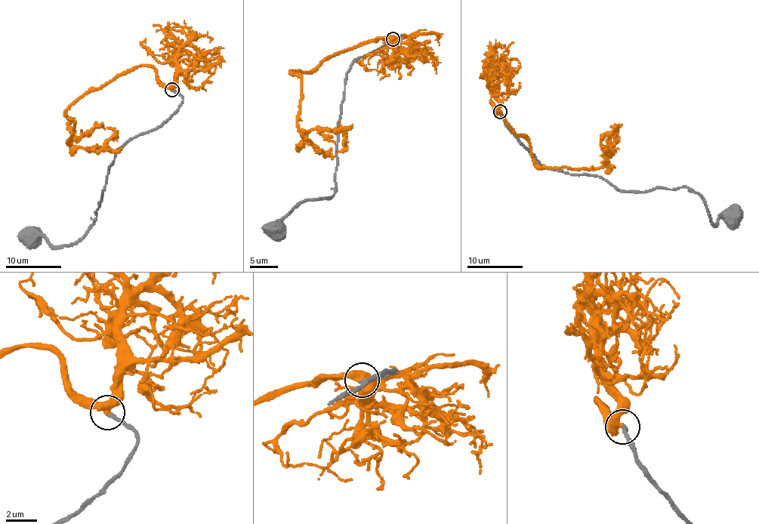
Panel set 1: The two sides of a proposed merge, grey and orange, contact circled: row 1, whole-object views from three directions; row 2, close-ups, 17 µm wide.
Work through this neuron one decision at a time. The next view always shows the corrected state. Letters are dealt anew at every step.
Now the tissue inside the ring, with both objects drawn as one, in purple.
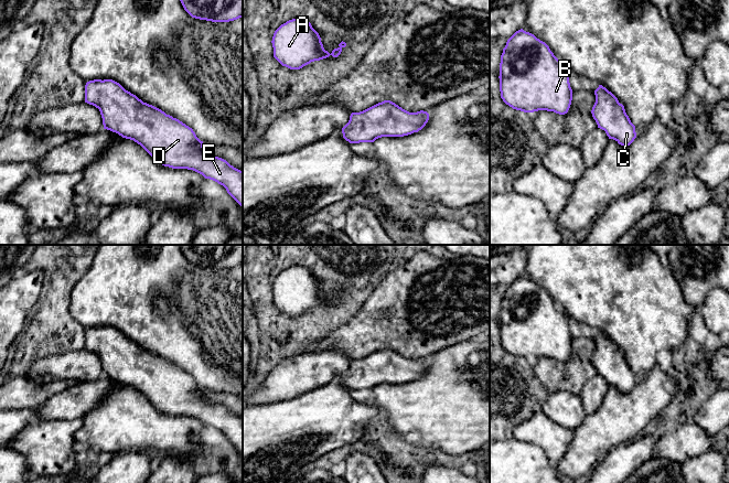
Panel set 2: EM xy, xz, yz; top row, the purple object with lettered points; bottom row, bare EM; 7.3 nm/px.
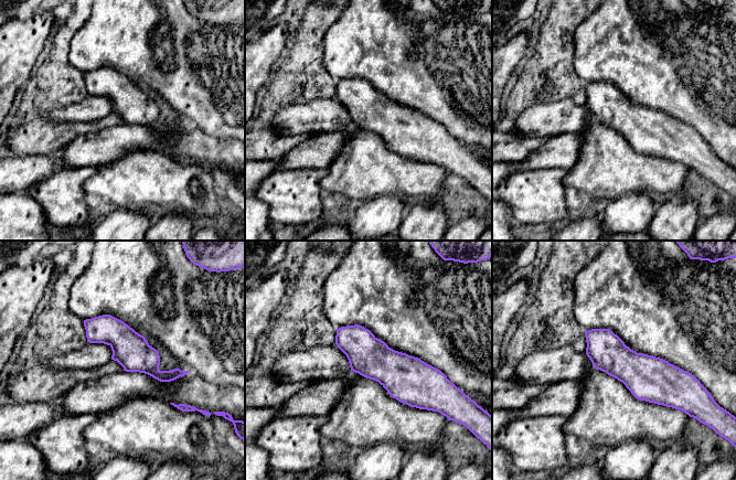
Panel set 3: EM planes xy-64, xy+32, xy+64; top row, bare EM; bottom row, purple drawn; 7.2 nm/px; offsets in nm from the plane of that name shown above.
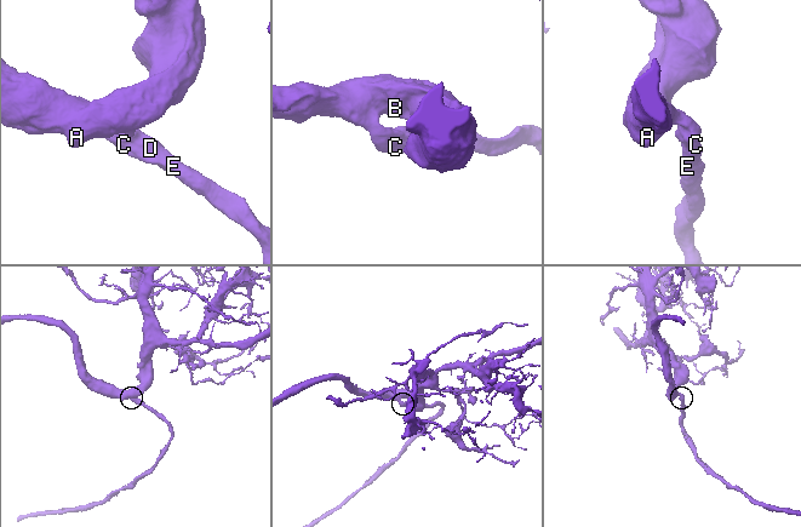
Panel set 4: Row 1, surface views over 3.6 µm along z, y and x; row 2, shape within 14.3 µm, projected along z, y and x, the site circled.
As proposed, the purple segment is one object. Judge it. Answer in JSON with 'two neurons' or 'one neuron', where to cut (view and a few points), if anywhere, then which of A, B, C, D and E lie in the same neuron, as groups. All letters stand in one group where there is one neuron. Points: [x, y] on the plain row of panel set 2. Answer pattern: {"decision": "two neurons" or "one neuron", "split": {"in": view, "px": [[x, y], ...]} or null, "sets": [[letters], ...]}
{"decision": "one neuron", "split": null, "sets": [["A", "B", "C", "D", "E"]]}

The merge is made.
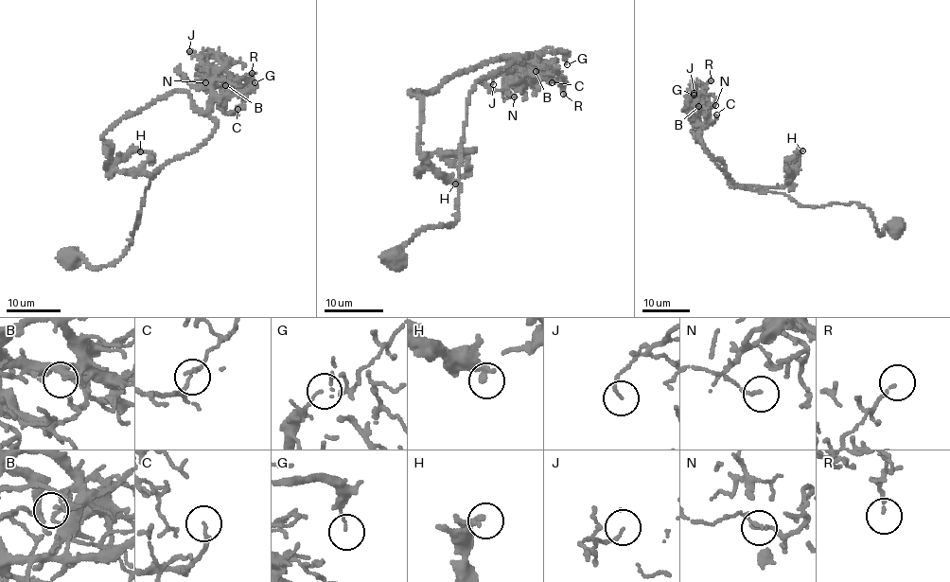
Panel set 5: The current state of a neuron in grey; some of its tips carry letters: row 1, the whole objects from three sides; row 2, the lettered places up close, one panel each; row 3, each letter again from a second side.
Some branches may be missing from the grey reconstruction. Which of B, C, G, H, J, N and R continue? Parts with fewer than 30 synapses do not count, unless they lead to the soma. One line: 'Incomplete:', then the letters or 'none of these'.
Incomplete: none of these

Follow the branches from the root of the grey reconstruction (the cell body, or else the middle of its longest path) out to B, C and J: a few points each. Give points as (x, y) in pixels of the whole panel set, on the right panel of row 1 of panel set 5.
B: (897, 227), (880, 234), (856, 202), (801, 206), (782, 193), (734, 184), (698, 137), (693, 122), (698, 106)
C: (897, 227), (880, 234), (856, 202), (801, 206), (734, 184), (698, 137), (696, 123), (712, 124), (716, 114)
J: (897, 227), (880, 234), (856, 202), (801, 206), (782, 193), (734, 184), (698, 137), (686, 100), (694, 93)

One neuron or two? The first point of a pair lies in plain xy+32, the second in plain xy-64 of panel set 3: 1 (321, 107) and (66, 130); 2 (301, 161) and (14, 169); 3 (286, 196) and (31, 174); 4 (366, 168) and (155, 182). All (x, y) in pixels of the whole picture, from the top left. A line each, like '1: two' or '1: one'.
1: two
2: two
3: two
4: one

